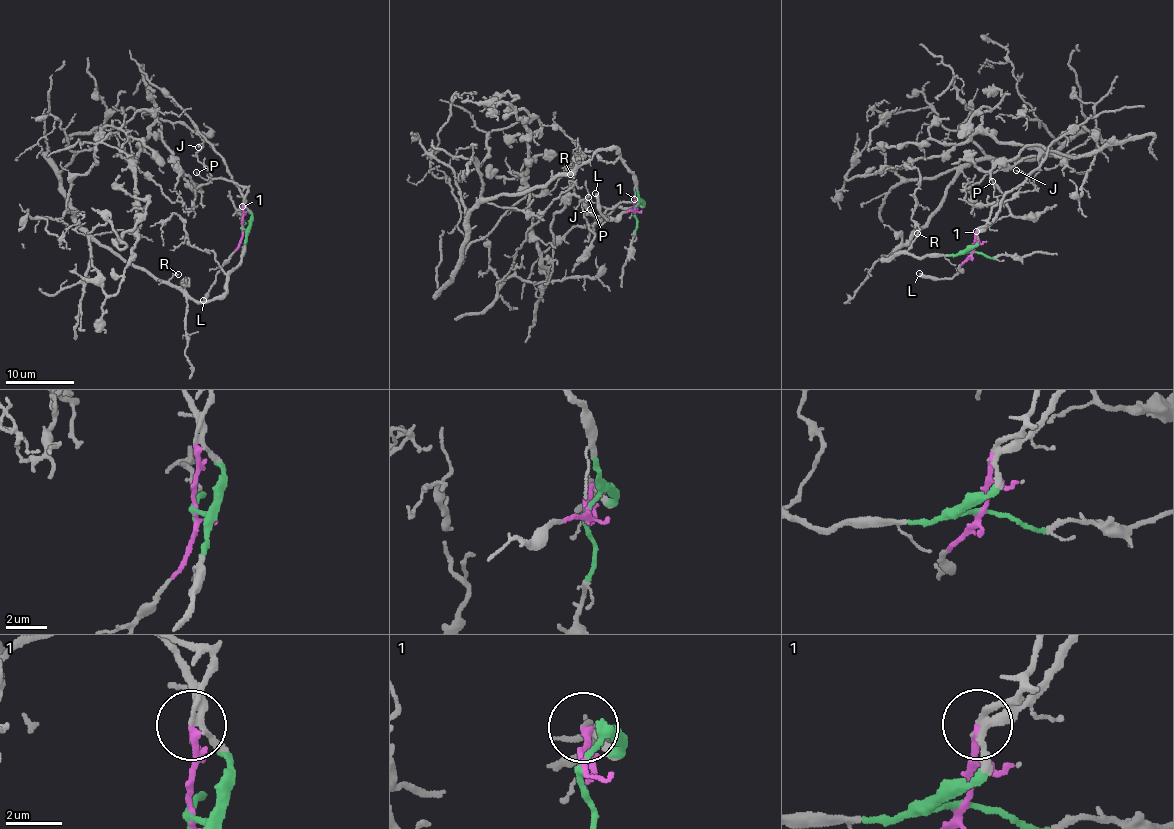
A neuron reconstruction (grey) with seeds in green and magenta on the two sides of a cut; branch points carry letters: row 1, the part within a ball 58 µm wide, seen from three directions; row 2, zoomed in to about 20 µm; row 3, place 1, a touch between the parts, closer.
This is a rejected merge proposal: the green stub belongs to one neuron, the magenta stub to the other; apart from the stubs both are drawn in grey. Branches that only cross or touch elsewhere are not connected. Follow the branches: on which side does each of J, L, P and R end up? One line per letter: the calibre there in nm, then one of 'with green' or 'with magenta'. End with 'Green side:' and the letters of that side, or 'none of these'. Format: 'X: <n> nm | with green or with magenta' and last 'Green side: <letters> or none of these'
J: 170 nm | with magenta
L: 340 nm | with magenta
P: 90 nm | with magenta
R: 110 nm | with green
Green side: R

